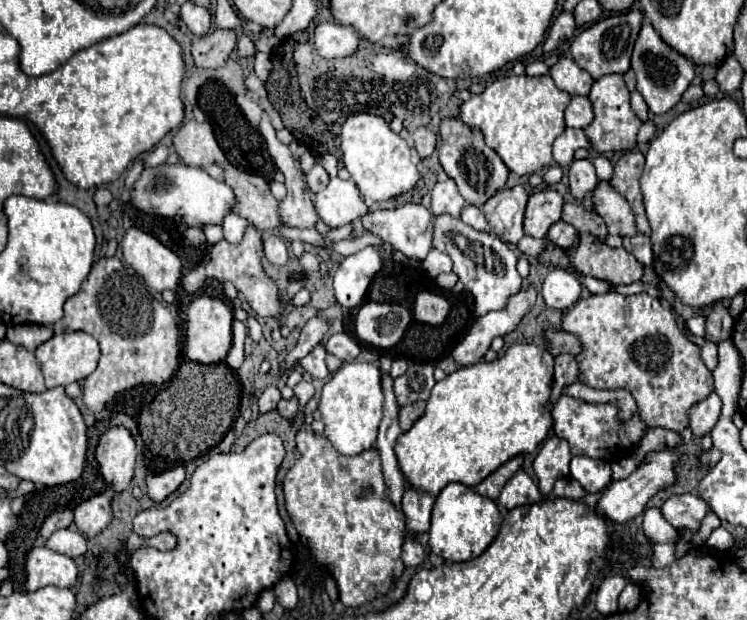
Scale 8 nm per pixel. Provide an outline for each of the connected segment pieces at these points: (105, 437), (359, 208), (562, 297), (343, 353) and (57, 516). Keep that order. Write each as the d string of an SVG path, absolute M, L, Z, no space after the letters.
M114 426L100 436L96 446L96 460L106 482L112 484L114 492L128 488L134 476L136 442L128 428Z
M332 178L330 184L314 196L314 206L320 220L330 228L346 226L364 214L368 214L368 206L352 180Z
M552 268L542 284L542 298L550 308L570 308L580 300L582 286L572 272Z
M346 332L332 334L332 336L328 338L328 342L324 344L324 348L326 348L326 352L338 356L340 360L354 360L362 350L359 342L356 342L356 340Z
M60 510L60 512L54 512L52 516L46 518L46 522L42 524L42 530L40 534L44 538L48 538L52 532L60 530L60 528L68 528L72 524L72 510Z

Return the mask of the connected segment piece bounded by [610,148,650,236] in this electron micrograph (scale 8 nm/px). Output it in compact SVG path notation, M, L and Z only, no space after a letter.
M638 148L626 150L622 154L622 158L616 162L616 170L614 170L610 184L632 206L638 232L648 236L650 226L648 226L648 220L644 214L644 204L642 204L642 194L640 194L640 170L642 168L644 168L644 154Z

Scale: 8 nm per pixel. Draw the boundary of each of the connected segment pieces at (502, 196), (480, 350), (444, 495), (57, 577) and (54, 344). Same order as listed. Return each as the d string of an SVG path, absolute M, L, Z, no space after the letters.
M522 186L504 188L496 196L492 196L484 206L482 212L492 228L492 232L506 244L518 244L524 236L522 220L524 208L528 202L528 192Z
M530 286L520 294L512 296L504 310L490 312L484 318L480 318L470 330L470 334L454 348L452 358L464 366L480 362L486 350L490 348L492 338L506 336L512 330L516 330L522 316L534 306L534 300L536 300L536 290Z
M452 482L438 496L432 508L430 548L448 562L466 562L480 556L496 538L502 518L494 500L476 494L472 488Z
M44 546L32 548L26 558L26 588L40 590L44 586L72 588L78 580L76 562L64 554Z
M82 330L56 334L36 348L36 360L38 360L42 376L46 380L46 388L68 386L70 382L84 380L88 374L92 374L96 370L98 358L100 358L98 342L88 332L82 332Z

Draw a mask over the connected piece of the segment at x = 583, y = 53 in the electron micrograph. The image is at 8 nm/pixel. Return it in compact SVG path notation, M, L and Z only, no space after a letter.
M628 10L624 14L616 14L616 16L608 16L588 28L584 28L572 42L570 46L570 54L574 58L574 62L584 68L594 80L602 78L604 74L624 74L630 68L630 56L632 56L632 48L634 42L638 38L642 26L642 12L638 10Z

